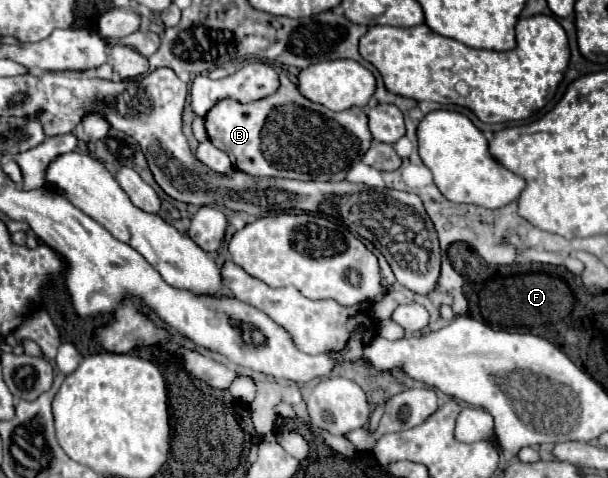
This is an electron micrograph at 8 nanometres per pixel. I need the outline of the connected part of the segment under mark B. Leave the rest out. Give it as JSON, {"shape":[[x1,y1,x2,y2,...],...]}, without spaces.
{"shape":[[281,73,281,87,263,101,241,105,219,101,207,117,205,127,215,147,225,151,237,171,253,177,285,177,299,181,341,181,347,169,361,161,373,137,369,119,361,107,341,113,305,99,297,85]]}

